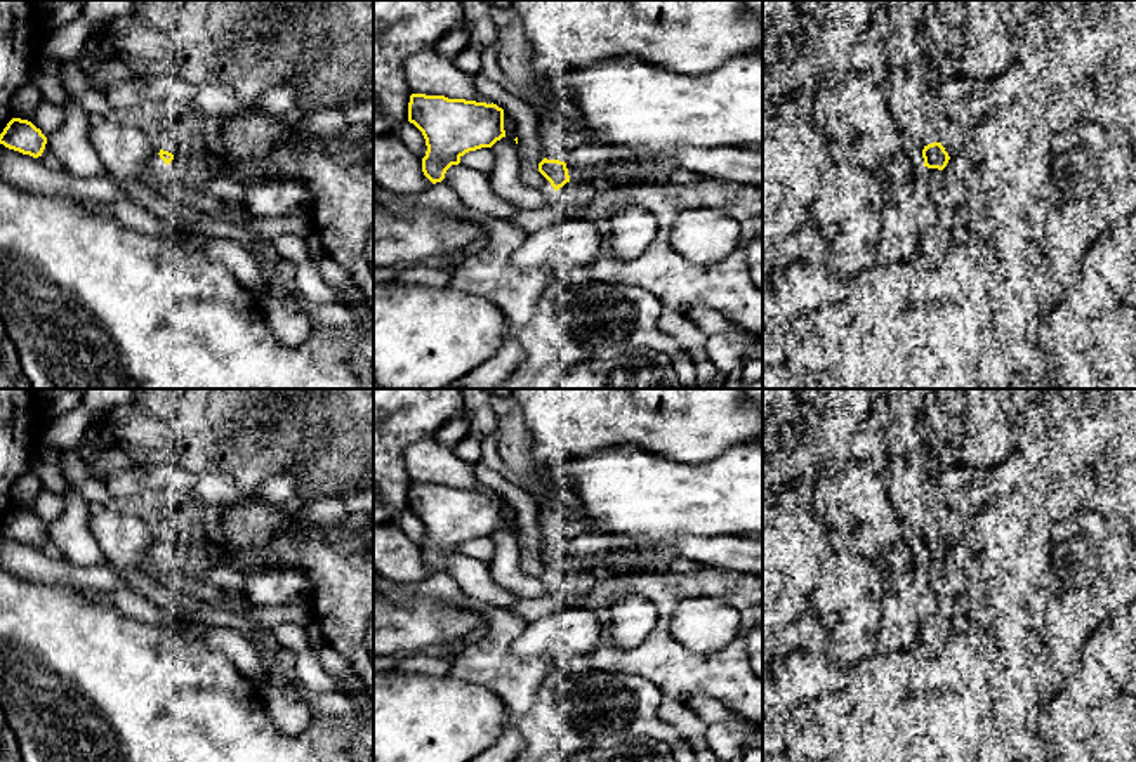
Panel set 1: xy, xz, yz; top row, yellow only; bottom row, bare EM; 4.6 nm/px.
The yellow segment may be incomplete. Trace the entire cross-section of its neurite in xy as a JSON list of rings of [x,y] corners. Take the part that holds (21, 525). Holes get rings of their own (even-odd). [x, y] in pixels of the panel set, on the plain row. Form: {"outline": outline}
{"outline": [[[12,507],[0,522],[0,533],[23,543],[38,547],[45,538],[47,526],[31,510]]]}

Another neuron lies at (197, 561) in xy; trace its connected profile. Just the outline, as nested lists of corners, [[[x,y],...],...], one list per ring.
[[[174,545],[167,554],[167,564],[196,578],[203,578],[214,568],[208,547]]]

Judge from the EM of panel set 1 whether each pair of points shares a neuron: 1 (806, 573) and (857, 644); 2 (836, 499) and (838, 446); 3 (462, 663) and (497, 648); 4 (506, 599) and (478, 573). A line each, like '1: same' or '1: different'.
1: different
2: different
3: same
4: same

